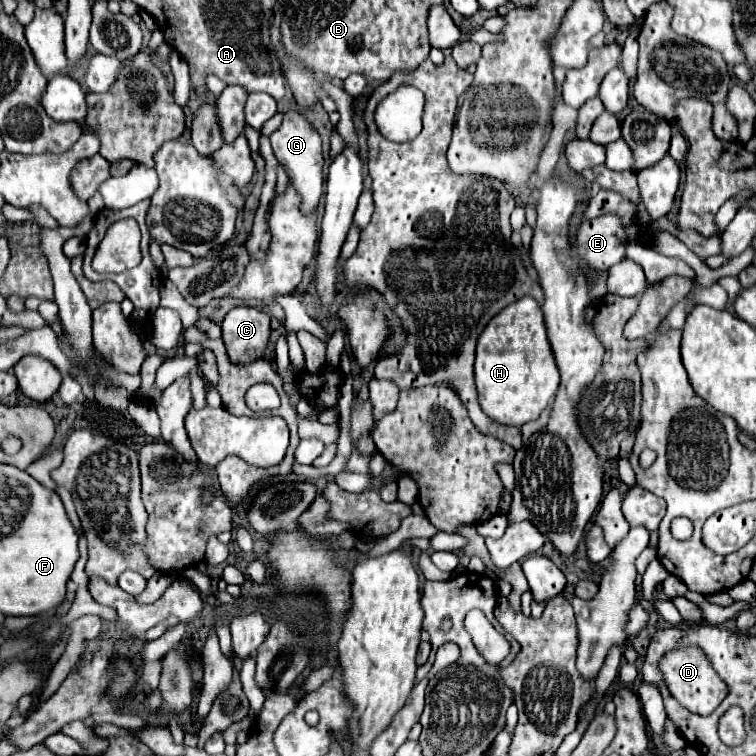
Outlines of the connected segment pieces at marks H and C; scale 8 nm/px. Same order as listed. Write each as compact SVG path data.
M525 297L495 315L477 341L475 385L481 409L497 423L525 425L541 415L559 387L559 369L547 339L543 311L535 299Z
M235 307L225 315L221 331L229 359L245 365L259 359L267 349L269 315L255 307Z

